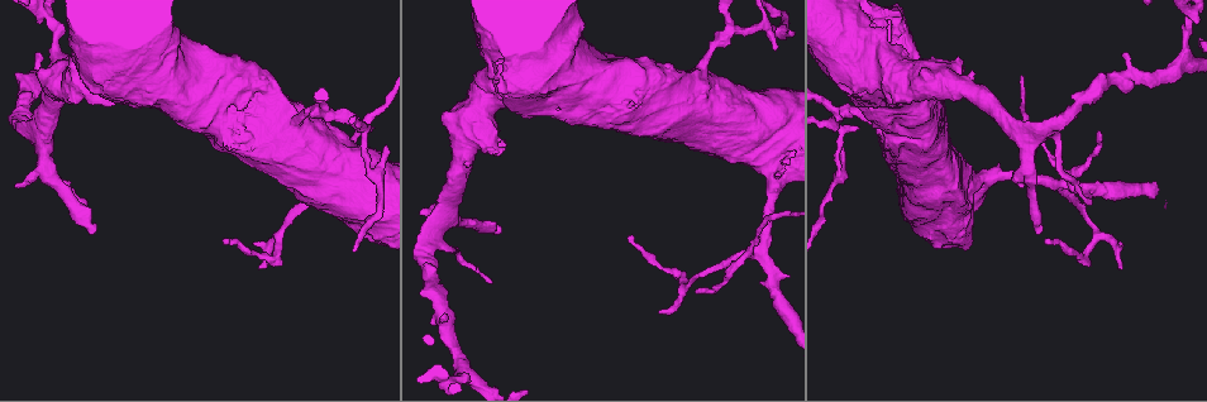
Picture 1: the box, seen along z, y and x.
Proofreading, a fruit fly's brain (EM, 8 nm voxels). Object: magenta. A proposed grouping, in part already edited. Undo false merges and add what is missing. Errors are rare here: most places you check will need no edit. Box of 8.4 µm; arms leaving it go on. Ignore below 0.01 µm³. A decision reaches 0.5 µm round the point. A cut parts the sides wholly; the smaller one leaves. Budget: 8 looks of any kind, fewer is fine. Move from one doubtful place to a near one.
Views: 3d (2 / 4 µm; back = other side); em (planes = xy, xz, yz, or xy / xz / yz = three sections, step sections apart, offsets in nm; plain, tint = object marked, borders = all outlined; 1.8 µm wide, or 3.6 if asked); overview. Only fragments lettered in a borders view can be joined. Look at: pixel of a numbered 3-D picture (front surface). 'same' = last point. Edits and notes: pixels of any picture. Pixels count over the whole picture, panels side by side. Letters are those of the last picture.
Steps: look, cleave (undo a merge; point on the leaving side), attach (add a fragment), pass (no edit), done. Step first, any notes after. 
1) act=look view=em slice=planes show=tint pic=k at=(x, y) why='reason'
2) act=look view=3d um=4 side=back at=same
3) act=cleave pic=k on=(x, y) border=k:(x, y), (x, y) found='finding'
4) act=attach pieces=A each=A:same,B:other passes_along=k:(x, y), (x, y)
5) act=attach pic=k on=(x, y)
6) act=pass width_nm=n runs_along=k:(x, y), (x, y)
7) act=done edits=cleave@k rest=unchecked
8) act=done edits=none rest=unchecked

act=look view=em slice=planes show=plain pic=1 at=(89, 234) why='branch stops here'

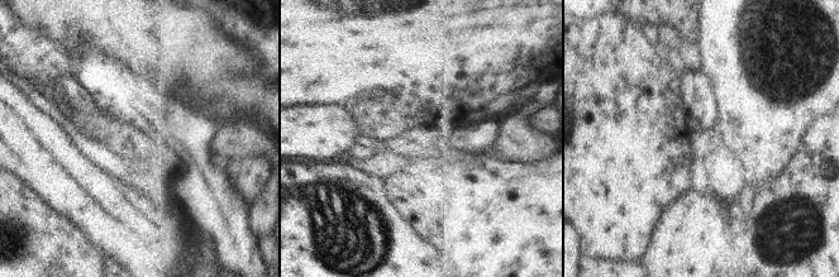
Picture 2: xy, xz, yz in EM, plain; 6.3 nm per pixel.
act=look view=em slice=planes show=borders at=same

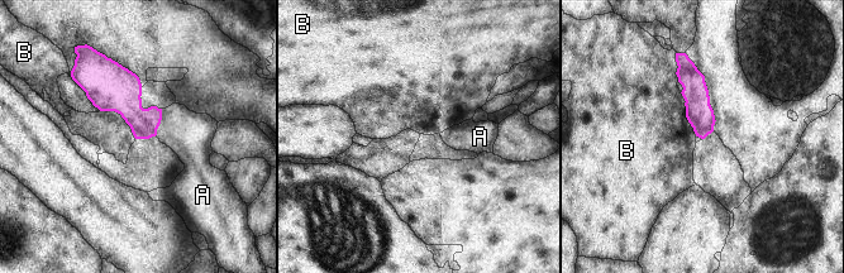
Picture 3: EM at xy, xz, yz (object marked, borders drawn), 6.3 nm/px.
act=attach pieces=A each=A:same,B:other passes_along=3:(127, 101), (160, 123), (189, 134) found='it goes on there'

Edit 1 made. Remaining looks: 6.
act=look view=overview why='redraw'

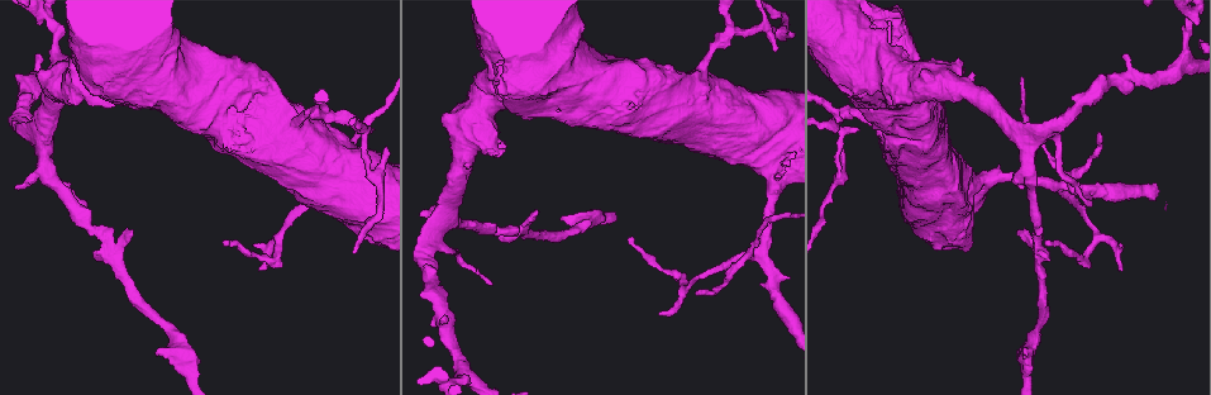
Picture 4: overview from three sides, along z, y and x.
act=look view=em slice=planes show=tint pic=4 at=(1058, 186) why='four or more arms meet'

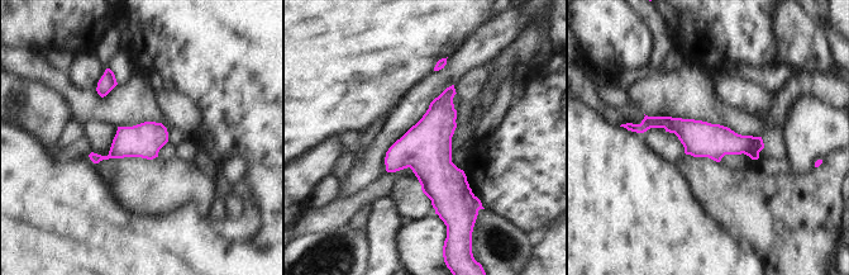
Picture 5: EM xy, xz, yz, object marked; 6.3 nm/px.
act=look view=em slice=planes show=borders at=same

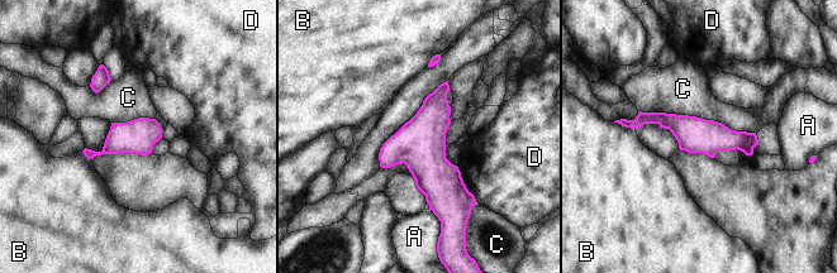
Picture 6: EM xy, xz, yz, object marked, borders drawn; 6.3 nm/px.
act=pass each=A:other,B:other,C:other,D:other runs_along=6:(628, 123), (660, 118), (754, 142) found='one neuron here'

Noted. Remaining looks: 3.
act=look view=em slice=xz step=16 show=tint pic=4 at=(732, 33) why='three arms meet'

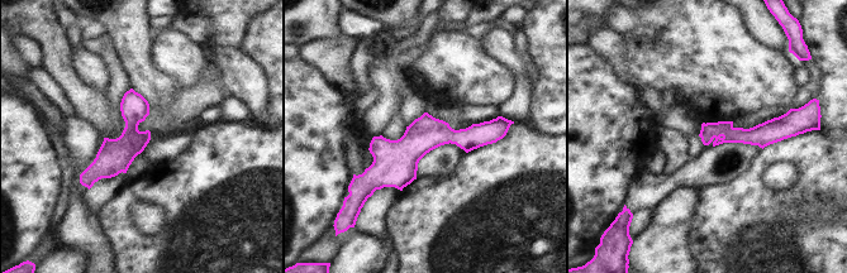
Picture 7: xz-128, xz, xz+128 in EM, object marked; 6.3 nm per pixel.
act=look view=em slice=planes show=borders at=same

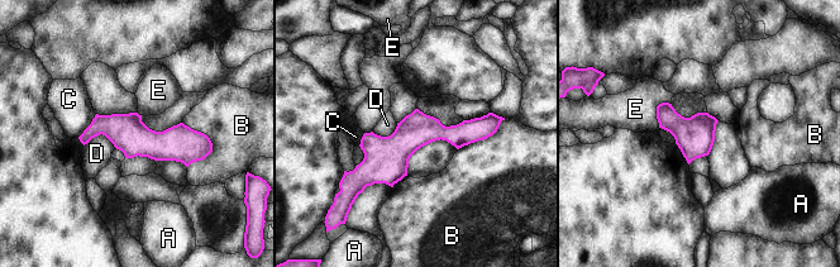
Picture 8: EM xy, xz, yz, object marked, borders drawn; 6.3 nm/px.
act=pass each=A:other,B:other,C:other,D:other,E:other border=8:(84, 144), (103, 134), (115, 147) found='all the same neuron'

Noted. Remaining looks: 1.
act=done edits=attach@3 rest=unchecked

